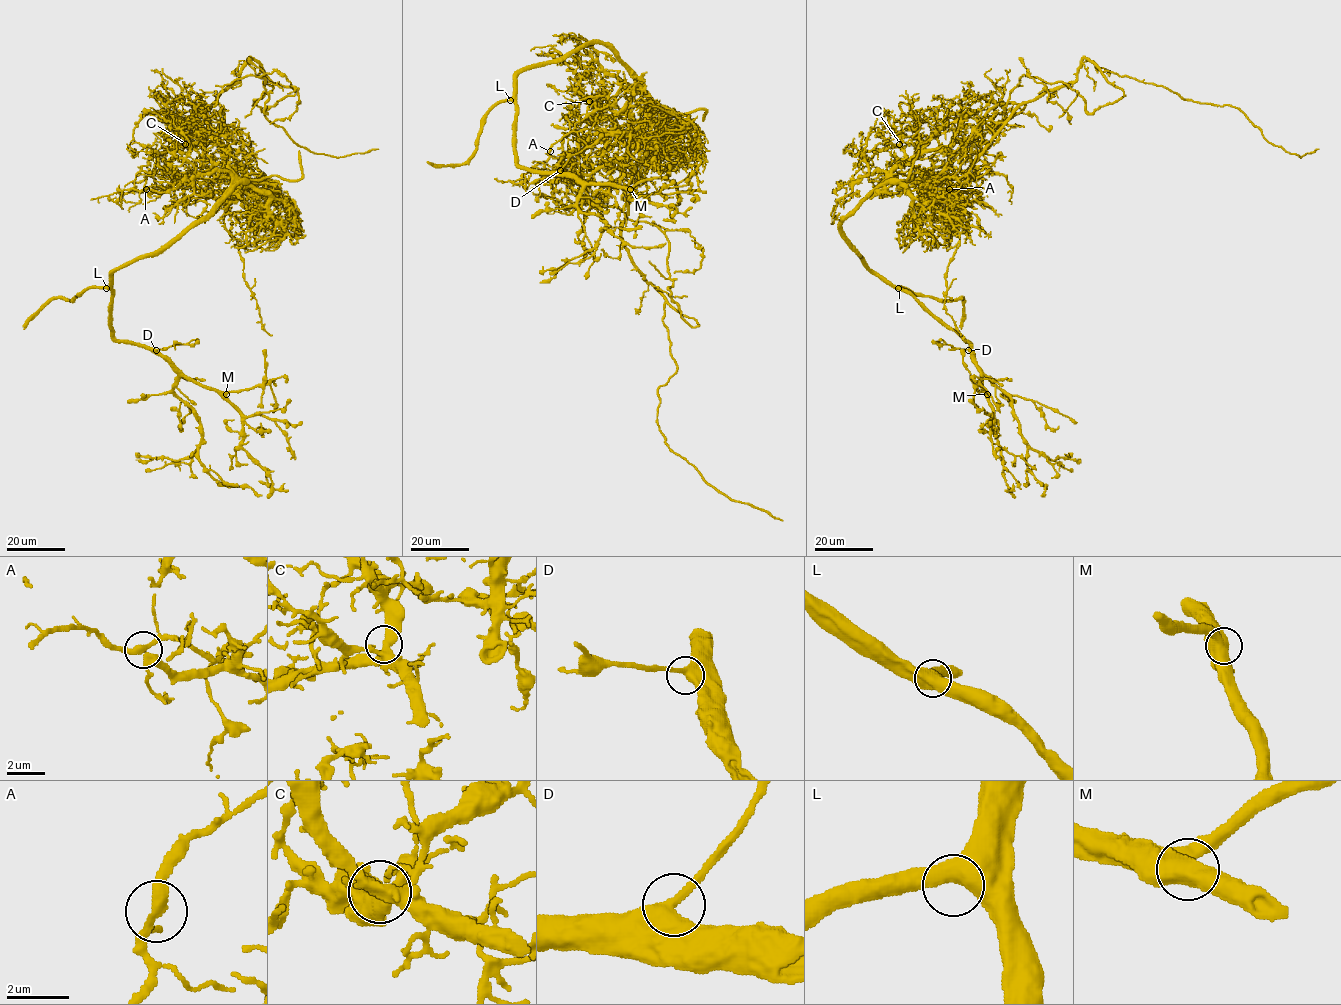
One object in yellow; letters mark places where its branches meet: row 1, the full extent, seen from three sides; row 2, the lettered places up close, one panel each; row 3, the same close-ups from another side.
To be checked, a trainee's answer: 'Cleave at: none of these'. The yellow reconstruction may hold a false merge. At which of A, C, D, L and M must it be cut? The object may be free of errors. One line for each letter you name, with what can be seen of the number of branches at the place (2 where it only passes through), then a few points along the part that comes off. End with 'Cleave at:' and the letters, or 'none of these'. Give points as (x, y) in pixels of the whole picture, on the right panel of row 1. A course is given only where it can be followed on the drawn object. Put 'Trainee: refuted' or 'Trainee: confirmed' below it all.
A: 2 branches meet; foreign part runs (949, 189), (927, 187), (949, 196), (1013, 112), (1070, 84), (1083, 59), (1230, 105), (1289, 153), (1319, 149)
Cleave at: A
Trainee: refuted

